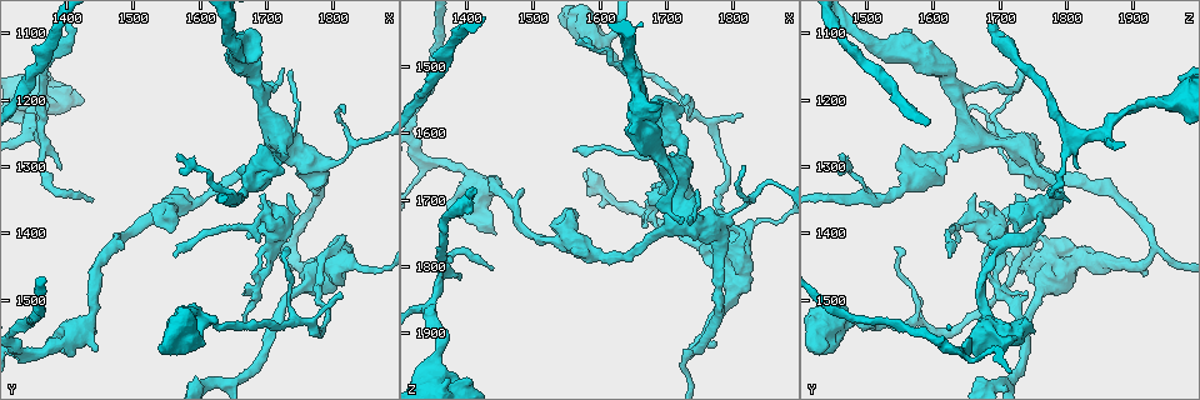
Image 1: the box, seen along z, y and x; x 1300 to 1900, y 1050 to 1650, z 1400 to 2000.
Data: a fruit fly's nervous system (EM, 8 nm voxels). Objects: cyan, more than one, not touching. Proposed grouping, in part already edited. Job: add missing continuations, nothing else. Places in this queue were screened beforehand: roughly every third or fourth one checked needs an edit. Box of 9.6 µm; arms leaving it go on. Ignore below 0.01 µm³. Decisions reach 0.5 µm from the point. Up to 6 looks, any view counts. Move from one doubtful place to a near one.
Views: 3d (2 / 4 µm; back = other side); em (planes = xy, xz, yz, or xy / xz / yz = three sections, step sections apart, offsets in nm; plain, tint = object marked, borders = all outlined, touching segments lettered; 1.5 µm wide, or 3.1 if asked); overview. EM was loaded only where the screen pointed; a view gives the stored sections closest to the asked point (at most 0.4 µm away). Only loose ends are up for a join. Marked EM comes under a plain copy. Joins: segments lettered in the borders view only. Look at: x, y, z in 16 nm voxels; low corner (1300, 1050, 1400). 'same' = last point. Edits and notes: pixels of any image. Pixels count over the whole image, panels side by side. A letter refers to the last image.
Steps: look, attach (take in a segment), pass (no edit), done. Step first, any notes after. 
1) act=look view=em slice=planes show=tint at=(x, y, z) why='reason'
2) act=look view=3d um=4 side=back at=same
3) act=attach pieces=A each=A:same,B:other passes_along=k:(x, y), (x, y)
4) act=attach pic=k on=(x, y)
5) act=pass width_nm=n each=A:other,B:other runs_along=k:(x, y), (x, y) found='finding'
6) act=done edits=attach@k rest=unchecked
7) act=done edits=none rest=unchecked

act=look view=em slice=planes show=borders at=(1675, 1405, 1690) why='an open end'

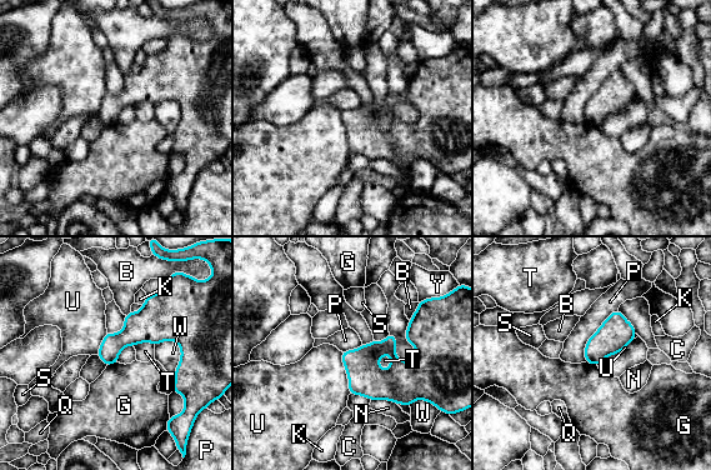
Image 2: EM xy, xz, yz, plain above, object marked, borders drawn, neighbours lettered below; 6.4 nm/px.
act=pass each=B:other,C:other,G:other,K:other,N:other,P:other,Q:other,S:other,T:other,U:other,W:other,Y:other found='none of them fits'

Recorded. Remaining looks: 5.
act=look view=3d um=4 at=(1560, 1435, 1620) why='branch stops here'

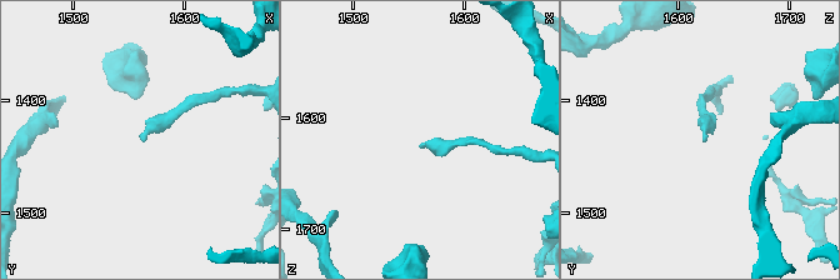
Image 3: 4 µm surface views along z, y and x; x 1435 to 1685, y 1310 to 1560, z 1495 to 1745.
act=look view=em slice=xy step=4 show=borders at=(1560, 1430, 1622) why='now the EM'

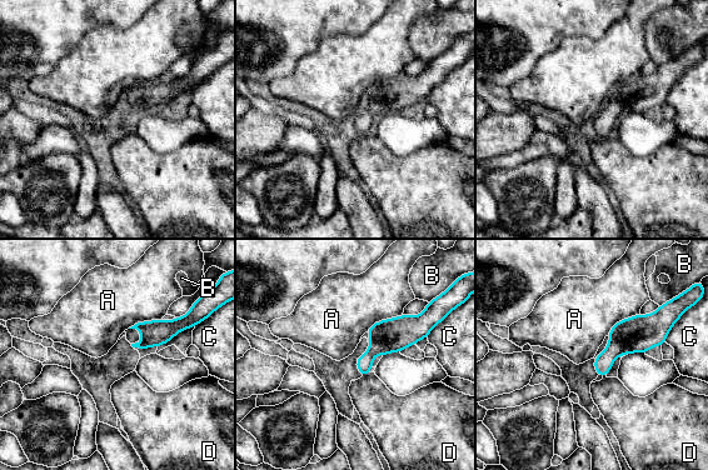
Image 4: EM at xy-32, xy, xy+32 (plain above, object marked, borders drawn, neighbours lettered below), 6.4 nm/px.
act=look view=em slice=planes show=borders at=same

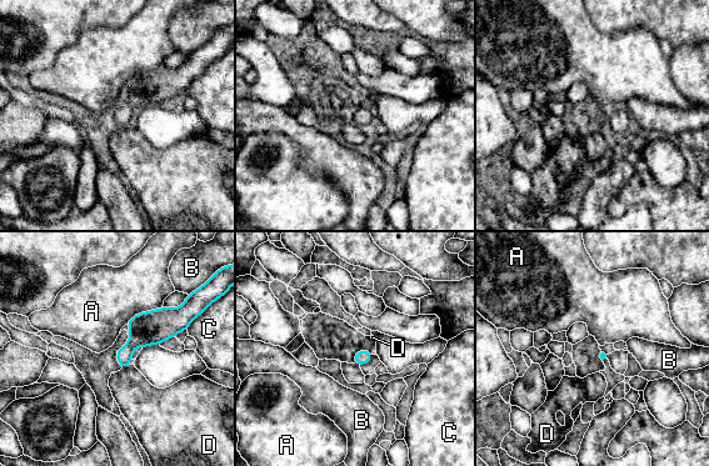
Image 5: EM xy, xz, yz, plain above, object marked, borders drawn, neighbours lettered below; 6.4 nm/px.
act=pass each=A:other,B:other,C:other,D:other border=5:(161, 306), (138, 312), (125, 324) found='none of them fits'

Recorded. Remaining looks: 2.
act=look view=em slice=xz step=8 show=borders at=(1810, 1490, 1575) why='thin end'

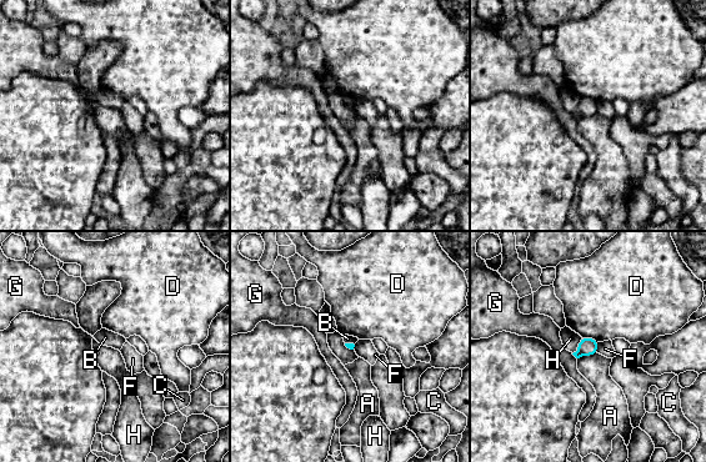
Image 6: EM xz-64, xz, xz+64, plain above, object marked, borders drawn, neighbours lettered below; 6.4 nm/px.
act=look view=em slice=planes show=borders at=same why='cut it another way'

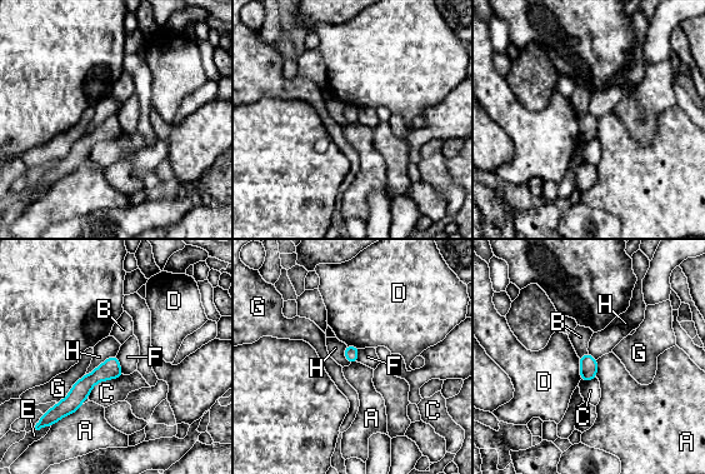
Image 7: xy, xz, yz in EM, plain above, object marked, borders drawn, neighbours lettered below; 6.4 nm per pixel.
act=pass longest_contact=C:280nm each=A:other,B:other,C:other,D:other,E:other,F:other,G:other,H:other found='no lettered segment goes on from it'

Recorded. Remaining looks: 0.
act=done edits=none rest=unchecked

